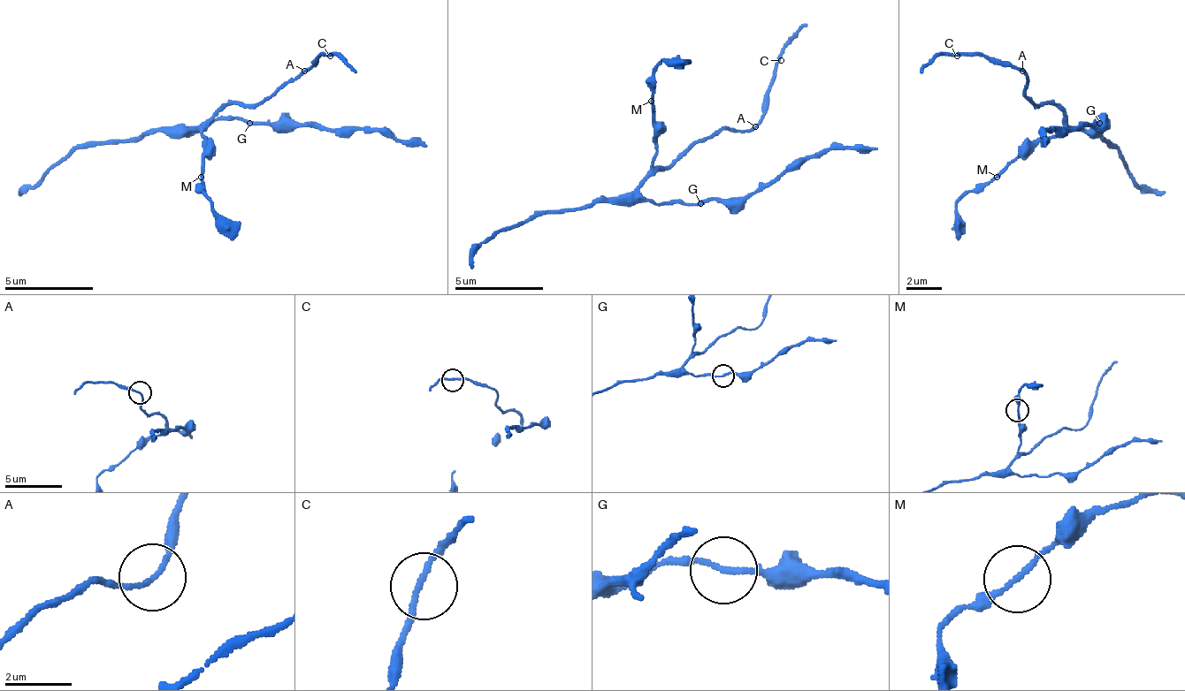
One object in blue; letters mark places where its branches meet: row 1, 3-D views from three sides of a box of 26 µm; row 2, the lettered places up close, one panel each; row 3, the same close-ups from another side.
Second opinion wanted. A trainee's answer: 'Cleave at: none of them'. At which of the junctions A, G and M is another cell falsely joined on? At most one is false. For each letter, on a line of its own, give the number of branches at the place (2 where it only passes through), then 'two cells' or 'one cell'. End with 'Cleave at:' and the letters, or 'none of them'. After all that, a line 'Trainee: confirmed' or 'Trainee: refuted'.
A: 2 branches meet; one cell
G: 2 branches meet; one cell
M: 2 branches meet; one cell
Cleave at: none of them
Trainee: confirmed

